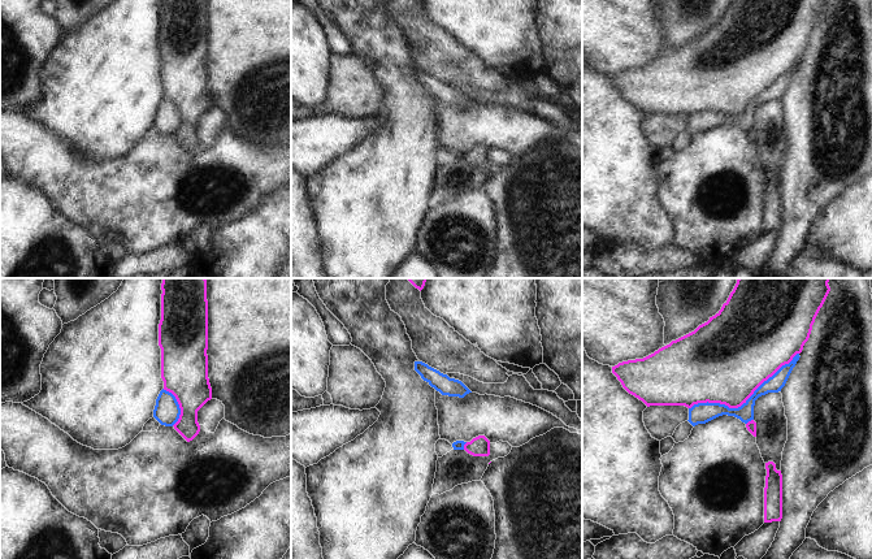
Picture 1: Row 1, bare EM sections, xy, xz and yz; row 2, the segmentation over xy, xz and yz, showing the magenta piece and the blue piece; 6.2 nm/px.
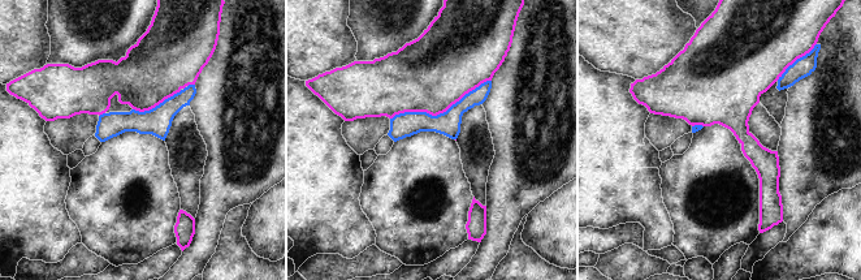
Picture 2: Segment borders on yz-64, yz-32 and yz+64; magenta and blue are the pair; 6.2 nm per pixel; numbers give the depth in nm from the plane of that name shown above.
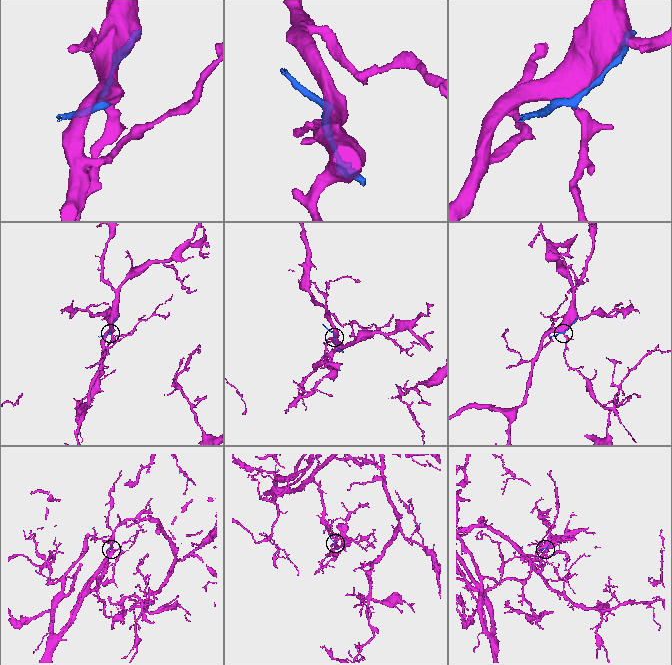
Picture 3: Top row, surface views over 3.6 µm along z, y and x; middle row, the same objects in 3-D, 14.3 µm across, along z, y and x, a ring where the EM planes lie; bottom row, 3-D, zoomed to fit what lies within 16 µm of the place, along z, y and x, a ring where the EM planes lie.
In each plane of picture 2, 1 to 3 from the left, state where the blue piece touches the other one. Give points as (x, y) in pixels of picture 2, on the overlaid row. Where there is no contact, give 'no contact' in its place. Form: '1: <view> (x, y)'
1: yz-64 (156, 104)
2: yz-32 (440, 112)
3: yz+64 (796, 59)

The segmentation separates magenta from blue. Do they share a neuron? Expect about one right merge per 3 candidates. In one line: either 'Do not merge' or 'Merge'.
Do not merge

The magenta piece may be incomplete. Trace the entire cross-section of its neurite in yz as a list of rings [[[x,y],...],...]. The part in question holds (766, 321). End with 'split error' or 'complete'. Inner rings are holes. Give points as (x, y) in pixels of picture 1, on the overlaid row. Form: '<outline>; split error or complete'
[[[738,278],[728,300],[707,322],[643,359],[619,363],[612,367],[612,373],[629,394],[642,400],[647,407],[685,406],[691,408],[694,404],[708,402],[738,408],[764,381],[802,352],[815,318],[830,291],[829,280]]]; complete

